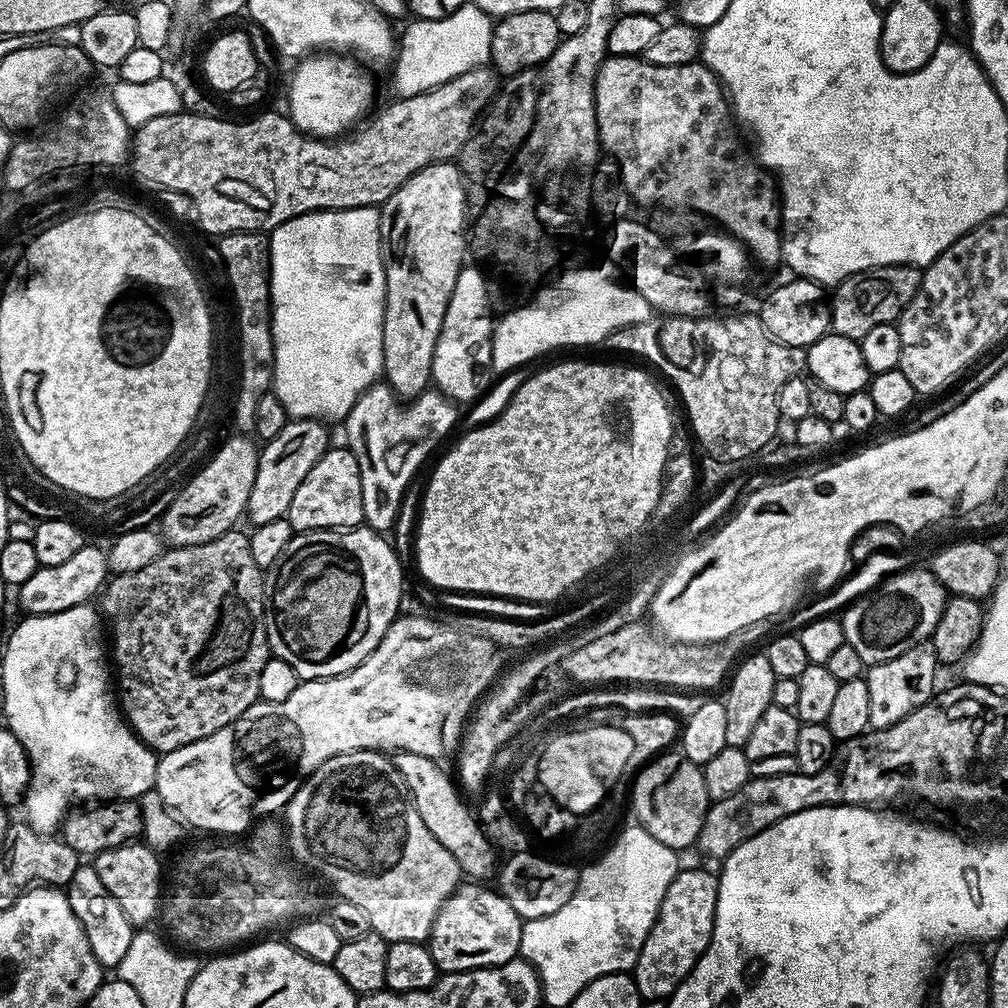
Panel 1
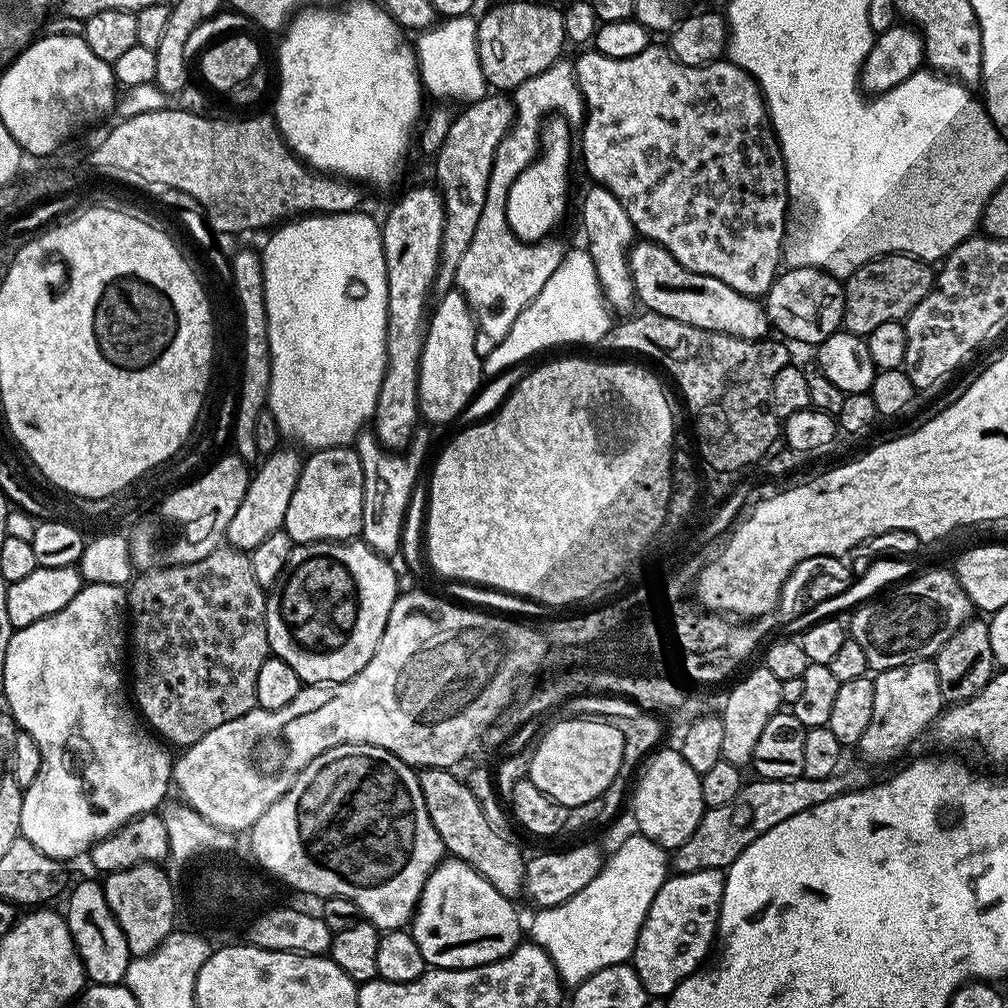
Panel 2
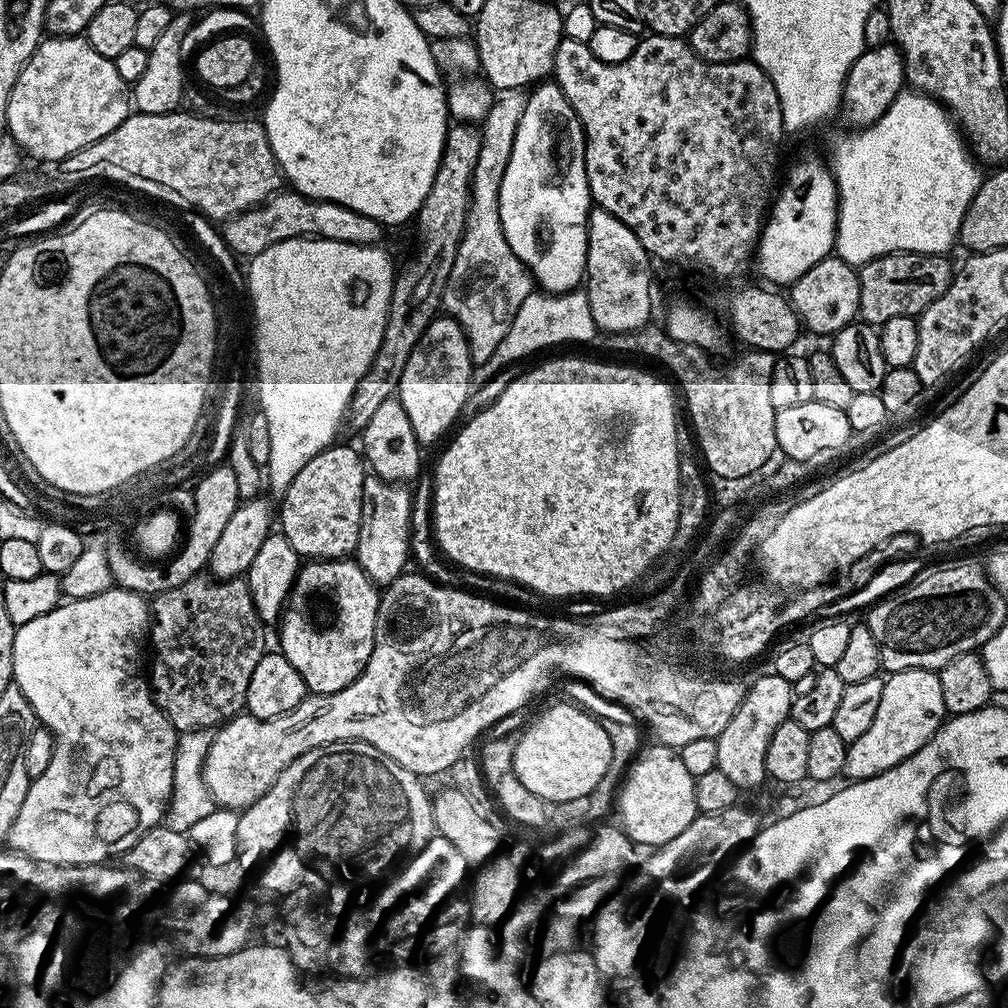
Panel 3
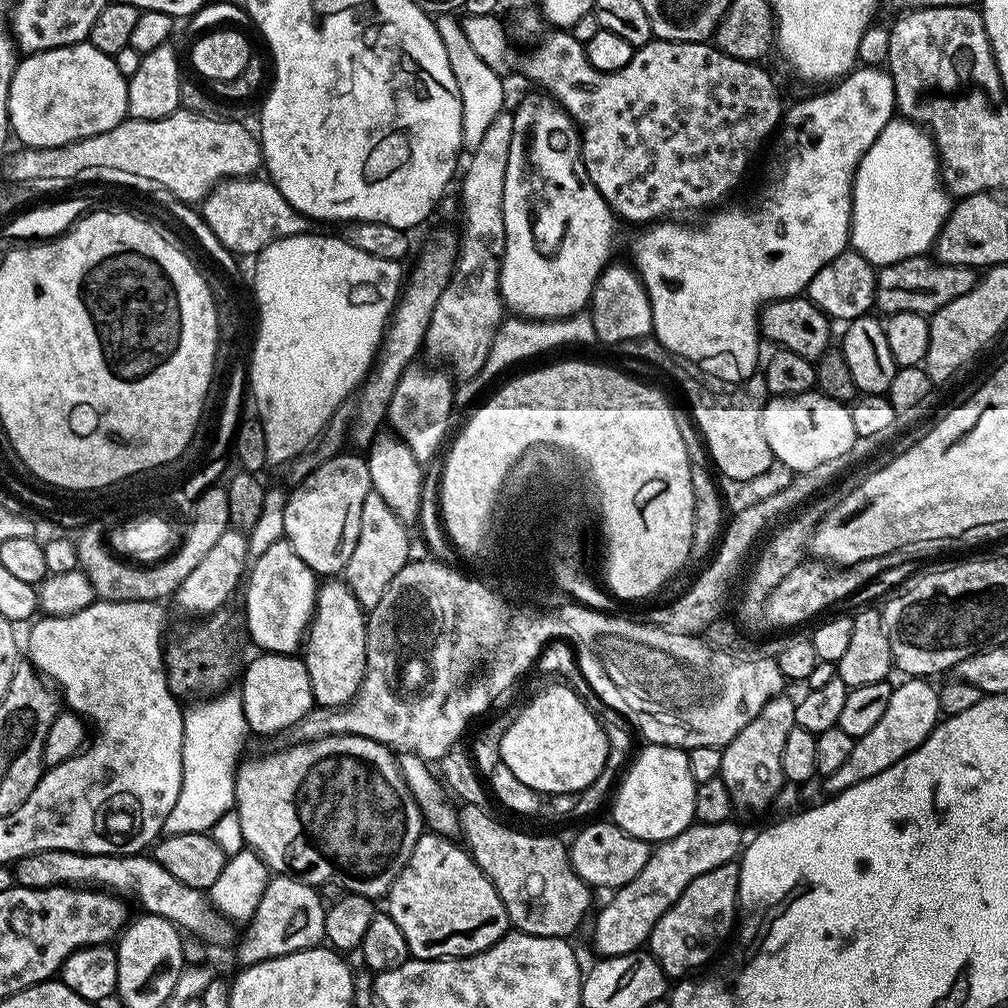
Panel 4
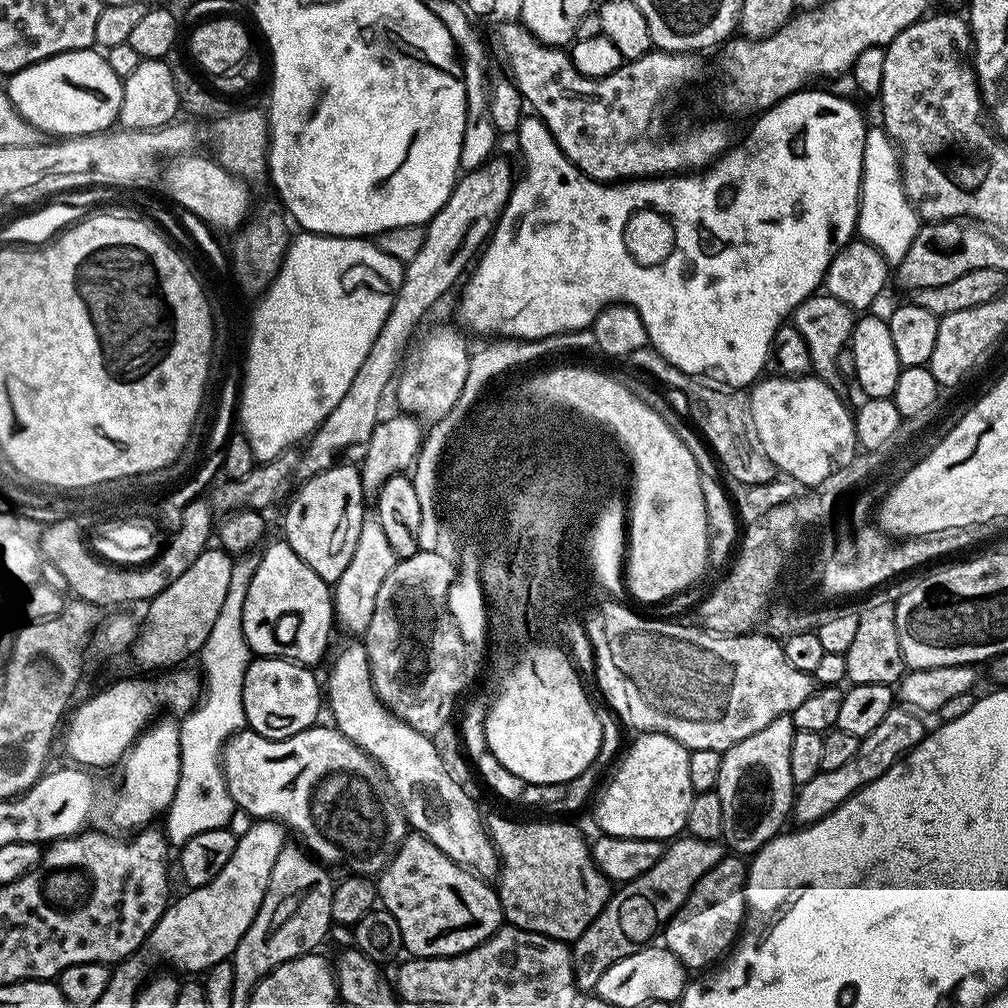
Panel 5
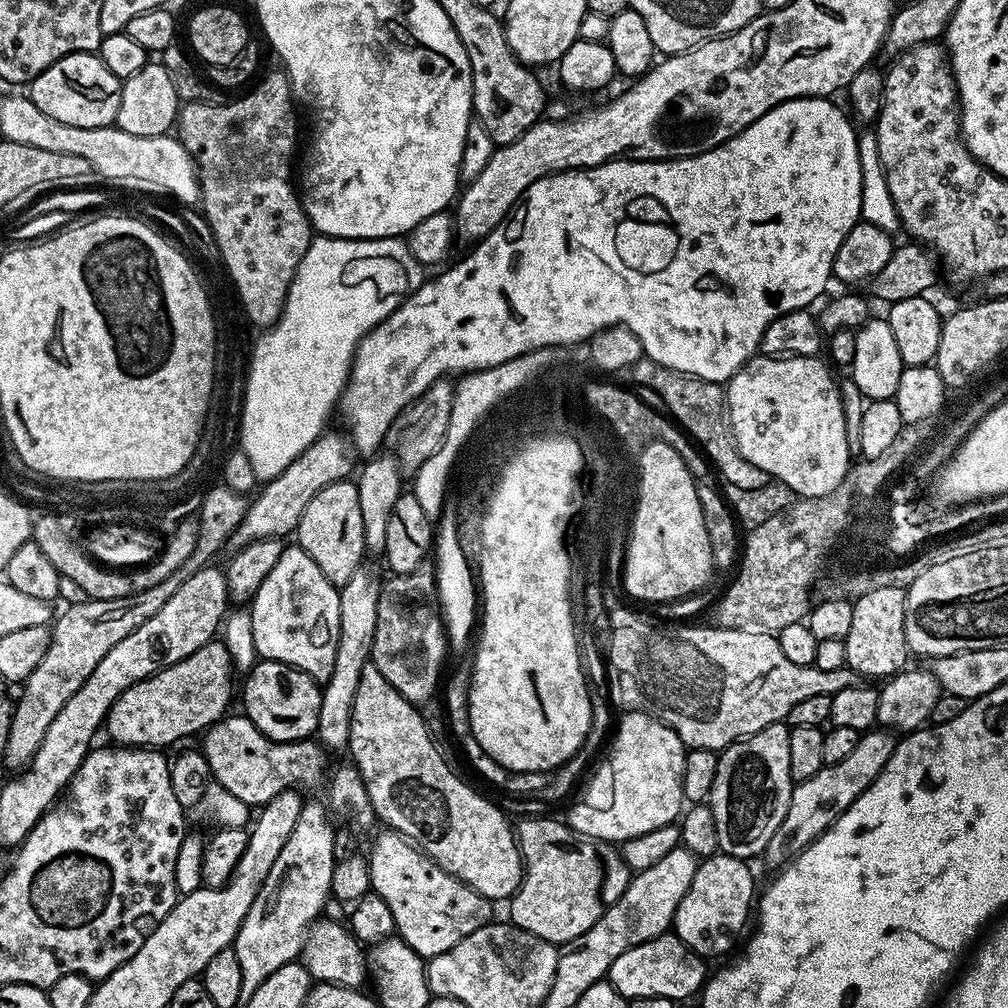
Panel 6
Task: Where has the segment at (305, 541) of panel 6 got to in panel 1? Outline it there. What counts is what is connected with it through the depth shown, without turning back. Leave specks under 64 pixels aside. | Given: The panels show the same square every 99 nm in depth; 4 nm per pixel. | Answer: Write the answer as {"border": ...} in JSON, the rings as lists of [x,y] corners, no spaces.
{"border":[[[347,446],[329,447],[322,458],[314,462],[314,470],[302,478],[302,486],[298,486],[298,491],[294,493],[286,518],[293,533],[347,530],[364,524],[360,471],[354,454]]]}

